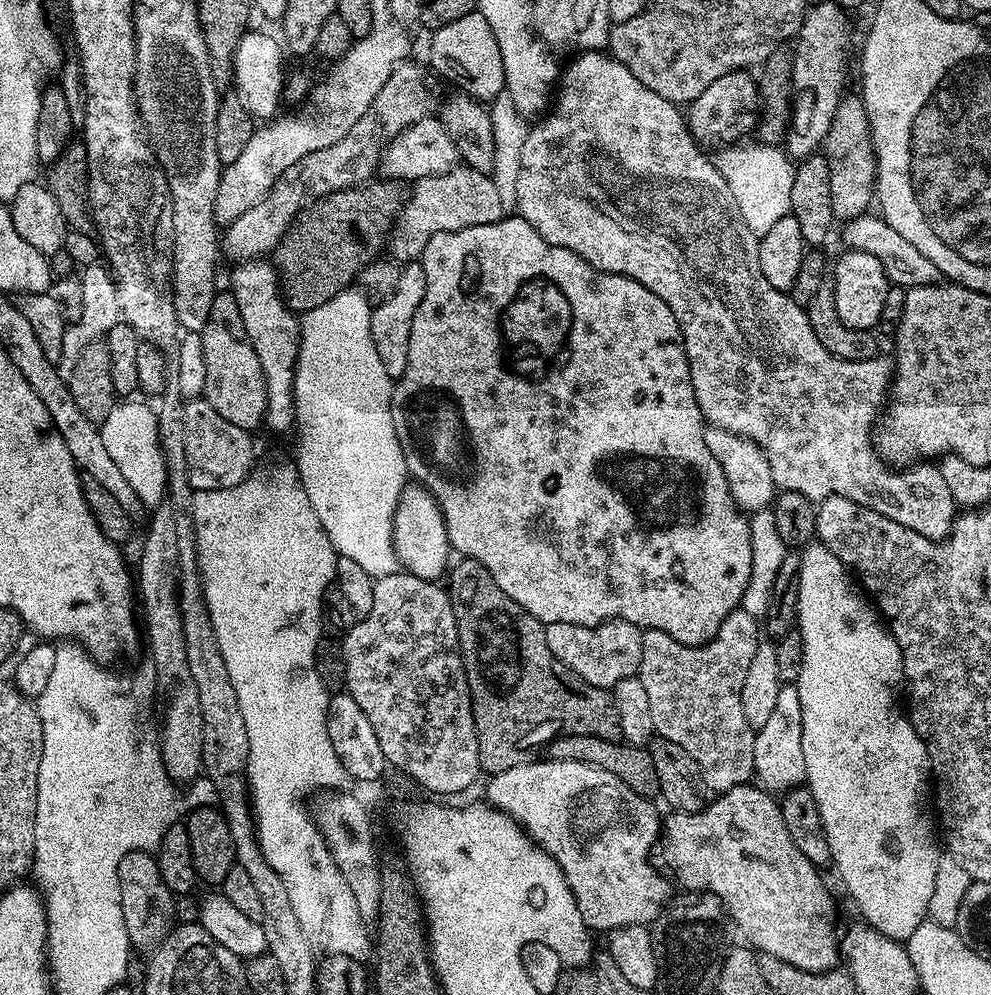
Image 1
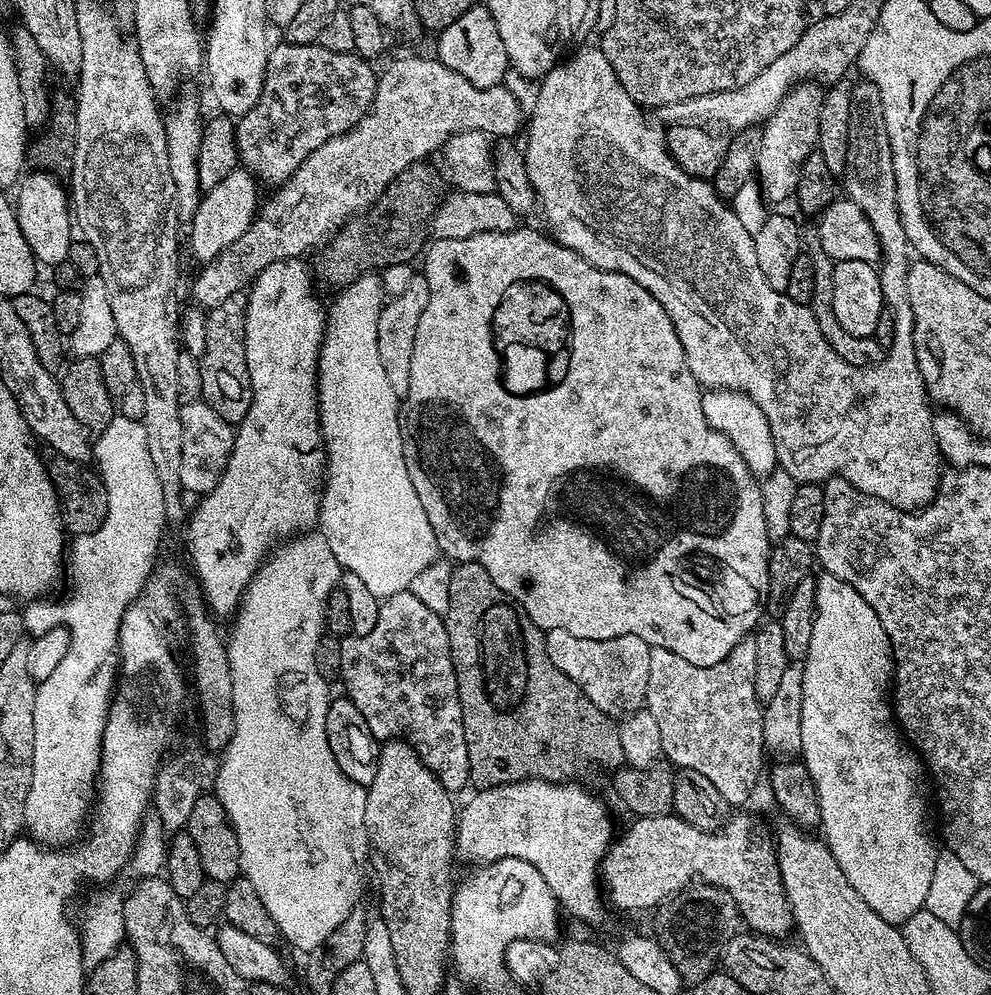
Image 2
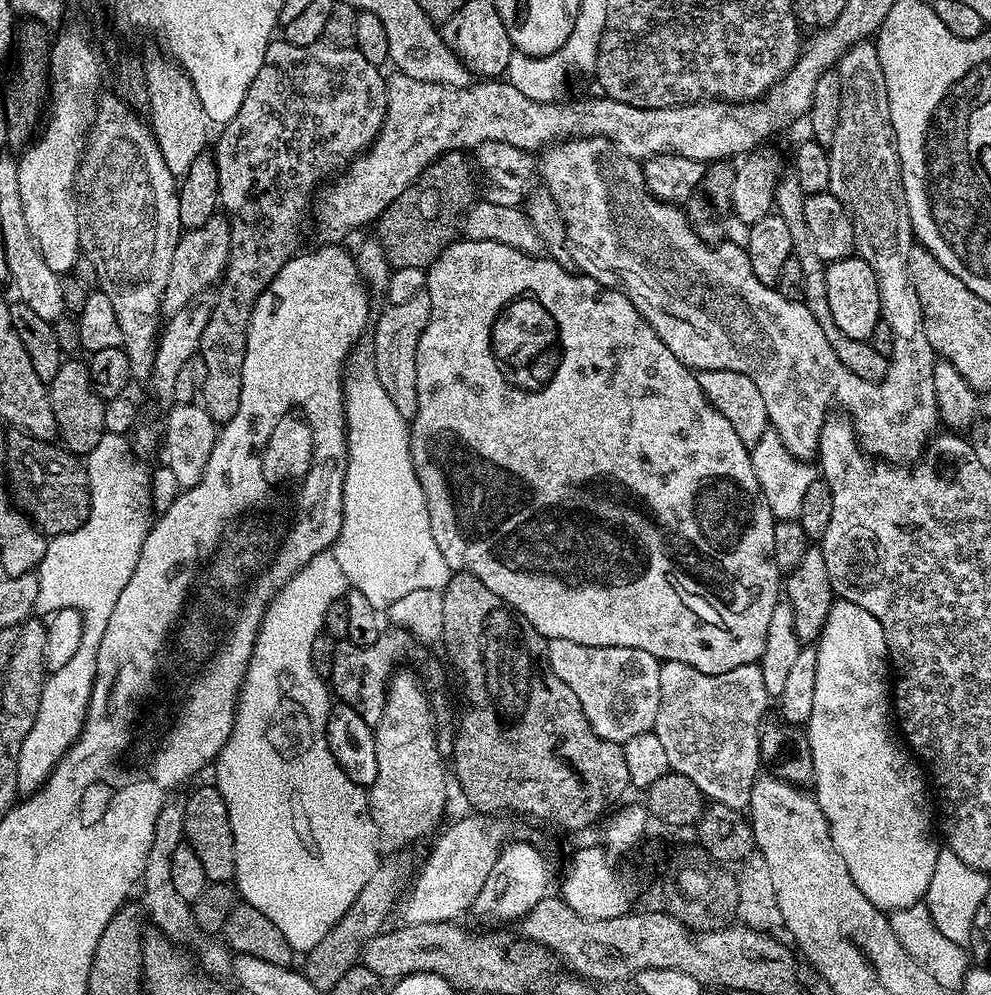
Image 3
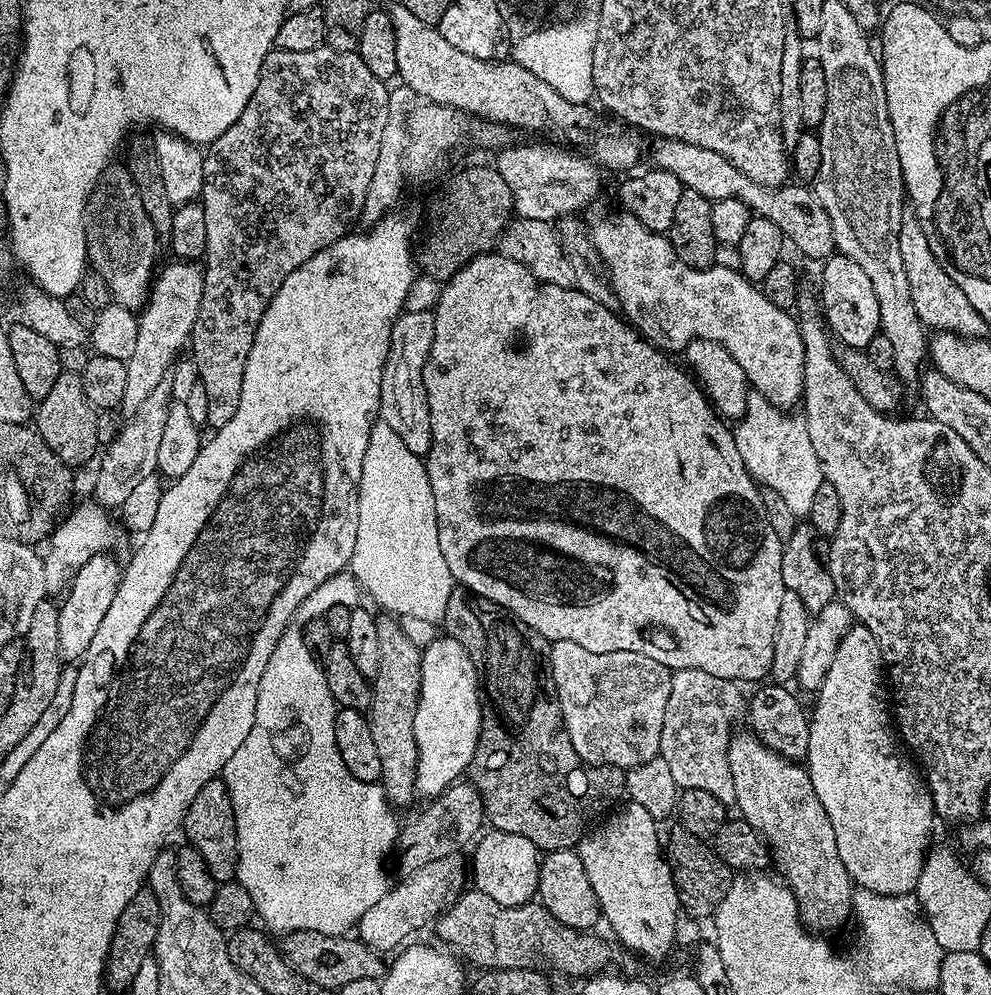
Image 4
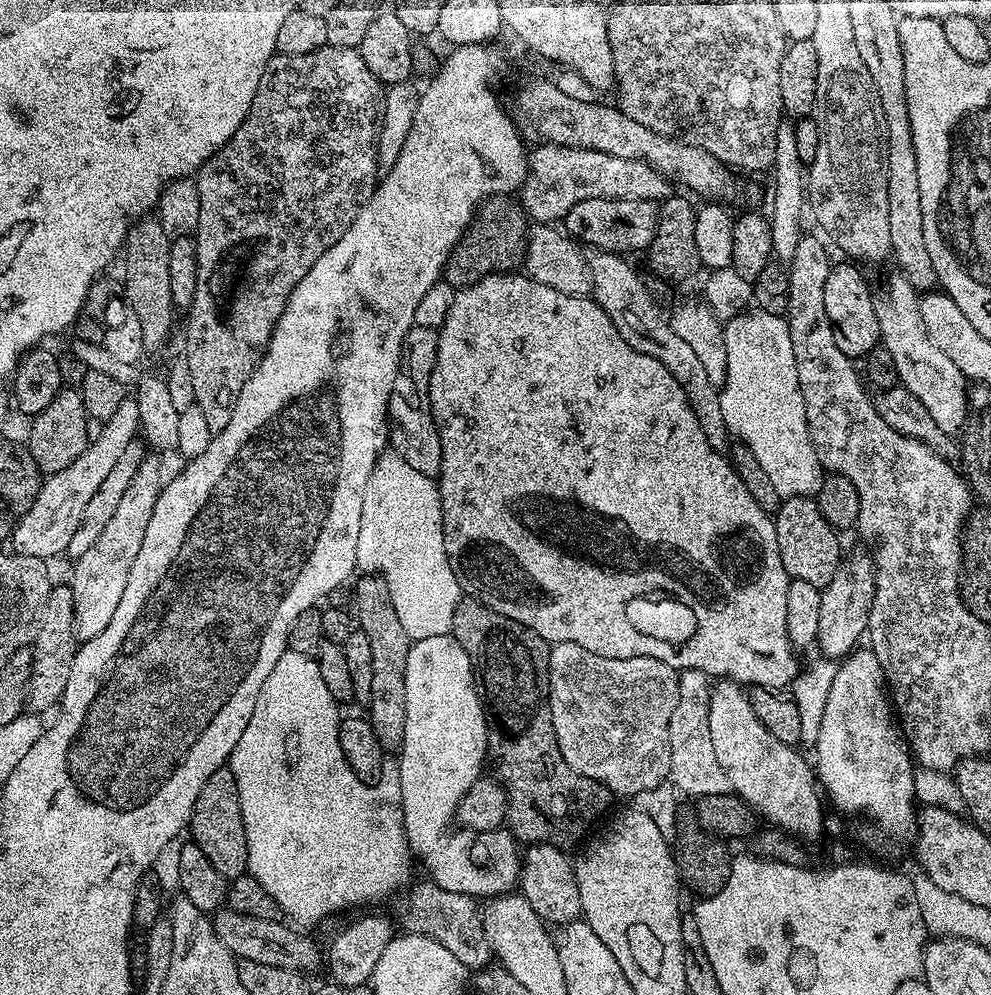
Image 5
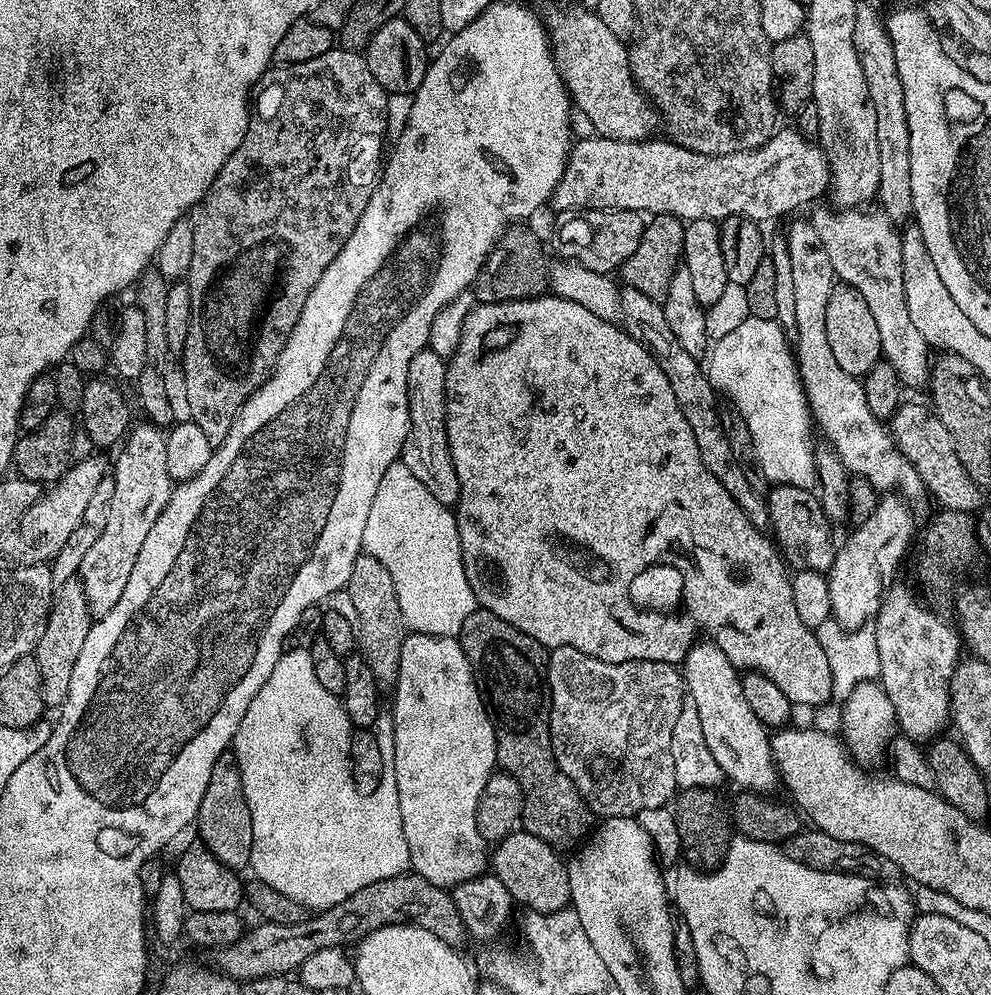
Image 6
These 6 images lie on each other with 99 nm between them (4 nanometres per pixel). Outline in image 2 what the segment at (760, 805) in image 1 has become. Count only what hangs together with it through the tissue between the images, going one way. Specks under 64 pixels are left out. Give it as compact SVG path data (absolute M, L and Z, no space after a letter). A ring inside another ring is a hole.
M669 814L666 816L637 816L632 825L624 832L624 837L617 839L604 856L602 865L602 888L606 893L609 905L621 908L624 912L632 912L635 908L655 909L661 904L660 895L684 884L691 872L703 876L705 880L724 884L729 892L740 901L744 914L751 920L751 931L761 936L784 938L793 931L792 908L784 896L782 874L778 870L776 857L776 842L770 828L767 828L756 816L736 816L724 821L723 827L714 832L703 832L681 816Z

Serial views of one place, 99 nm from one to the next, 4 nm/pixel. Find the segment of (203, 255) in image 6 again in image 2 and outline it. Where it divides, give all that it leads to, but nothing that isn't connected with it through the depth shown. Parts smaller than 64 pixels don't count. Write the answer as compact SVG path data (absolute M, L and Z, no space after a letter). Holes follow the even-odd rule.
M287 42L273 43L268 53L264 89L246 115L235 121L236 145L240 151L239 163L243 167L254 170L261 181L273 180L273 185L279 186L287 182L330 138L348 132L368 113L374 102L378 72L369 61L363 60L355 52L338 54L338 50L326 50L318 42L315 44L289 44ZM244 292L230 294L230 298L218 302L218 306L207 309L204 325L206 326L206 350L198 359L202 374L202 399L226 421L239 426L250 410L252 387L250 370L246 366L246 306L248 298Z

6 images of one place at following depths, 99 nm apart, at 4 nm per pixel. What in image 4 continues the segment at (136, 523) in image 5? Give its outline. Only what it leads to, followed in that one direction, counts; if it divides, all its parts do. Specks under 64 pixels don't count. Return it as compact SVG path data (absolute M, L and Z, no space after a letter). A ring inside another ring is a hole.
M101 554L90 558L75 571L72 589L68 597L59 601L58 607L58 650L61 661L83 661L86 650L90 650L90 641L102 626L102 618L106 618L106 610L110 610L110 602L114 602L114 594L120 588L122 575L121 561L116 561L115 555Z

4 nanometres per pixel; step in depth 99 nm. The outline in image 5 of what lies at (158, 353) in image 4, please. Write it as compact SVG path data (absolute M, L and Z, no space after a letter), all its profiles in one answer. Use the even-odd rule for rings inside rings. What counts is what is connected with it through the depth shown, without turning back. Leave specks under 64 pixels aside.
M126 398L118 406L118 410L103 421L101 436L89 443L88 448L82 450L82 454L78 454L78 458L74 458L70 466L49 475L41 483L34 502L11 529L10 544L16 547L13 549L19 555L45 562L51 561L51 556L56 556L59 552L67 553L70 538L74 538L74 530L78 530L90 498L94 498L94 493L98 491L98 486L102 486L106 474L110 474L110 469L118 462L118 458L122 458L126 446L134 443L140 431L138 406L135 399Z

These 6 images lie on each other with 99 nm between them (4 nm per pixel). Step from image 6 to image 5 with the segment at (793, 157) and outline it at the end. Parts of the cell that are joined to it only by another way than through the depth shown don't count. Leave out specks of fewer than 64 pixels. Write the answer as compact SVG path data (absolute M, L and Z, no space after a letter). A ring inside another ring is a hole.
M541 144L531 149L528 157L528 177L525 178L518 192L518 200L523 211L536 222L560 222L570 210L570 206L578 206L578 202L586 202L586 198L601 200L650 200L660 202L669 195L670 181L649 164L630 158L614 158L614 154L602 154L598 150L571 148L557 144Z

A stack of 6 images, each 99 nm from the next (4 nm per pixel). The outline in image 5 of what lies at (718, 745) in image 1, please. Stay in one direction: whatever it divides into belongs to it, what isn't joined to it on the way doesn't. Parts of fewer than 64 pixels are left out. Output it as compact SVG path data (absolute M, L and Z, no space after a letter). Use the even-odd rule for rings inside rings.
M683 669L678 682L678 702L674 706L674 714L670 714L670 770L671 783L677 793L699 798L710 794L726 794L732 792L730 778L726 778L726 770L718 766L718 758L714 754L714 745L710 743L710 678L702 670Z

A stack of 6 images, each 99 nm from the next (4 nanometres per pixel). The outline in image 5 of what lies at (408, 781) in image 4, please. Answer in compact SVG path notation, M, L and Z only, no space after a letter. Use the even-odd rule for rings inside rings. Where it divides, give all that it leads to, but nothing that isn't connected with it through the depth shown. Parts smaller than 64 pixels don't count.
M364 574L355 581L356 593L352 596L354 620L359 631L370 638L374 675L370 689L370 702L366 705L366 718L372 724L378 742L385 750L399 749L404 741L406 730L406 658L412 649L413 641L409 640L406 629L394 610L390 598L390 586L382 577L375 574Z

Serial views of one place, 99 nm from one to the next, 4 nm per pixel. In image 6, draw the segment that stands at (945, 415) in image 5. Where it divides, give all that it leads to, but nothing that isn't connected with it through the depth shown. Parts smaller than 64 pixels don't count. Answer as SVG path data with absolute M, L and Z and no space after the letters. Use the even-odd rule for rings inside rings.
M832 206L827 207L813 207L810 219L814 230L818 230L818 238L822 238L822 246L826 246L826 254L830 257L830 266L836 272L837 281L854 286L854 290L858 290L858 294L862 294L862 299L866 301L866 306L870 309L870 314L878 326L878 338L883 359L888 360L890 366L894 366L894 370L898 370L901 385L905 389L916 388L919 384L920 387L927 385L932 370L932 360L930 355L928 356L930 345L926 342L926 338L922 338L922 334L918 334L914 322L910 319L910 310L906 310L906 294L902 282L901 233L898 231L897 225L893 224L892 219L885 216L880 210L868 212L872 210L837 210Z

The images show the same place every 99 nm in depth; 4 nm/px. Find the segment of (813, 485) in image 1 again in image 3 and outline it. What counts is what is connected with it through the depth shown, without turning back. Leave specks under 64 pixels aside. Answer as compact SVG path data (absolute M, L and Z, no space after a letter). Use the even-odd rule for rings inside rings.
M861 42L853 48L845 50L838 65L838 71L842 78L842 98L838 110L838 130L834 130L832 143L827 145L828 157L830 158L830 186L828 191L834 194L834 198L838 198L838 202L842 202L842 206L848 211L848 217L852 219L854 238L856 239L855 251L860 259L868 263L870 270L874 270L878 282L878 294L880 295L880 314L894 333L894 350L888 361L888 369L877 384L866 382L866 378L858 378L858 374L846 370L846 366L842 366L842 362L838 362L838 354L834 354L834 350L830 350L830 342L826 342L826 334L822 334L822 330L818 326L818 318L814 318L814 314L810 314L810 310L803 302L787 300L781 292L776 291L773 285L763 284L758 282L758 278L754 278L754 270L750 267L750 258L743 247L729 242L721 242L715 246L706 243L700 239L699 234L688 223L688 217L683 207L657 200L649 192L648 186L644 182L644 170L641 161L631 160L619 148L615 147L611 140L604 140L601 136L561 140L543 149L541 156L544 157L539 157L538 160L538 176L541 181L545 180L547 192L552 195L554 202L558 202L558 210L562 210L562 218L566 222L568 244L572 247L572 264L583 275L594 277L605 288L615 288L619 285L623 291L627 292L630 302L634 302L636 309L644 315L644 320L650 322L650 326L654 326L658 338L662 338L662 342L666 342L666 350L670 350L674 354L674 358L678 358L678 362L682 362L697 373L706 370L734 370L746 374L746 378L750 378L750 382L754 382L754 386L758 386L758 391L762 394L762 402L766 402L766 414L771 431L776 432L790 454L799 460L811 461L817 455L820 447L822 426L830 416L828 408L834 407L835 404L841 404L845 408L843 411L846 413L847 419L852 421L852 427L856 429L856 438L860 441L860 447L869 456L887 460L889 464L908 466L924 455L928 441L932 439L938 428L940 407L934 394L934 366L938 357L930 346L930 338L926 338L926 322L922 318L922 302L918 302L918 294L914 290L908 269L910 250L914 246L912 223L910 222L910 210L906 206L906 190L902 186L898 142L894 134L894 122L890 118L890 98L886 90L886 78L882 74L882 62L878 62L878 50L875 43Z

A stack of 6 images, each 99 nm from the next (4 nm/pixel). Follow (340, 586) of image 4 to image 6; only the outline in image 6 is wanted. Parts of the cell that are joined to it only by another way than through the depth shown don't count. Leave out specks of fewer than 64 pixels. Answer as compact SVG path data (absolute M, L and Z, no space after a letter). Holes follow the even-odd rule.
M402 462L391 464L386 474L382 474L378 494L374 494L374 503L366 518L362 542L363 551L378 558L390 570L409 633L459 637L466 618L477 611L478 605L462 566L456 513L449 505L438 502Z

